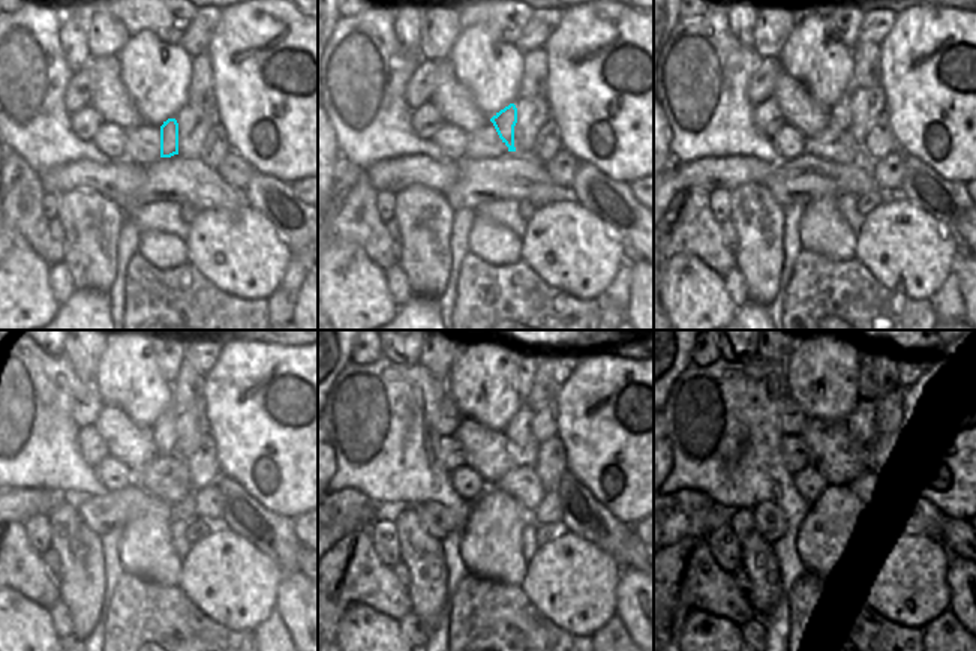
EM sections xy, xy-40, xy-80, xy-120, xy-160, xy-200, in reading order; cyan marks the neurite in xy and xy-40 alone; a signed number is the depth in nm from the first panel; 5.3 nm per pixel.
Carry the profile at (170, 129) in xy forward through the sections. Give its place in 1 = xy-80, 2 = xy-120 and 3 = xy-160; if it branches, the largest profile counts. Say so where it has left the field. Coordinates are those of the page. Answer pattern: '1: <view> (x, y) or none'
1: xy-80 (840, 116)
2: xy-120 (165, 432)
3: xy-160 (517, 431)

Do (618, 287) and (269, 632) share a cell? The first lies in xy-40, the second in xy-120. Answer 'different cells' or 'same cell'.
same cell

